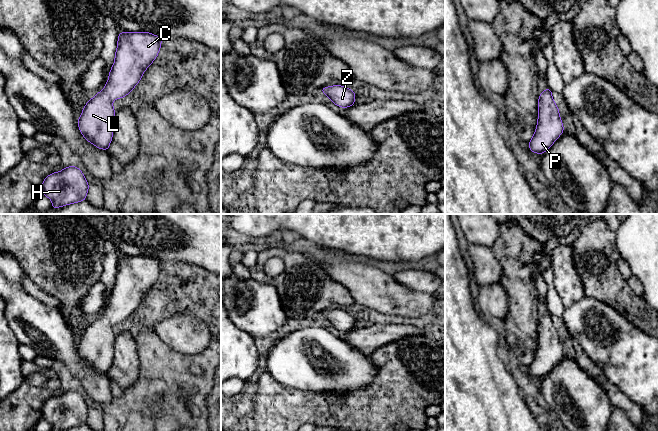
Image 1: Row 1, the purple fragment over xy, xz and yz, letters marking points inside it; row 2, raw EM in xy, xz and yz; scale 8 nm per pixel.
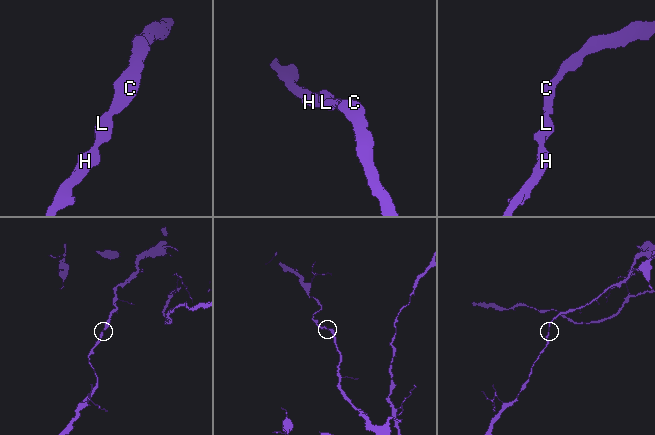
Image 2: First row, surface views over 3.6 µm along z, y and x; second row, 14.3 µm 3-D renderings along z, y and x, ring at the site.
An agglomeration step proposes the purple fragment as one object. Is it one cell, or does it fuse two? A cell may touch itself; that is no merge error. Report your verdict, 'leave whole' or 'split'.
leave whole

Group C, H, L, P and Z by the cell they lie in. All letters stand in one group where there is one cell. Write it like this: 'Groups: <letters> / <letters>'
Groups: C H L P Z

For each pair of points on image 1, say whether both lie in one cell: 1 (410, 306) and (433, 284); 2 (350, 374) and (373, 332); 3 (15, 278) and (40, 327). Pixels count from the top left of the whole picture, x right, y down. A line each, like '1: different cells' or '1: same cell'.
1: different cells
2: different cells
3: different cells

